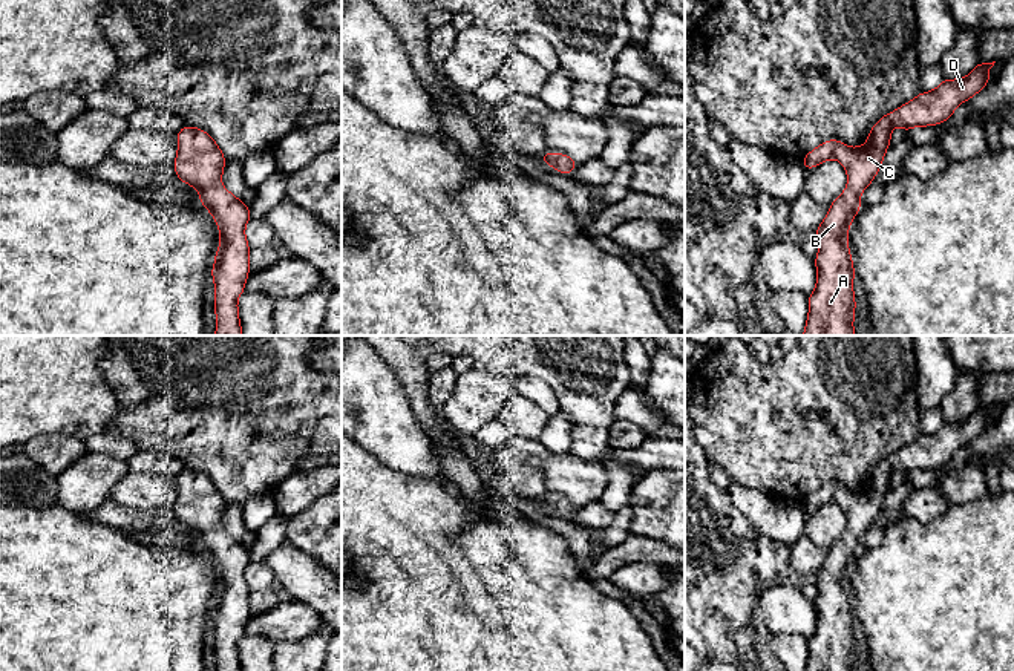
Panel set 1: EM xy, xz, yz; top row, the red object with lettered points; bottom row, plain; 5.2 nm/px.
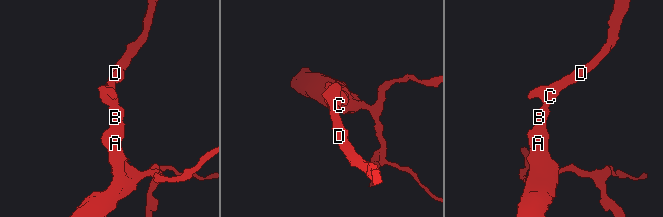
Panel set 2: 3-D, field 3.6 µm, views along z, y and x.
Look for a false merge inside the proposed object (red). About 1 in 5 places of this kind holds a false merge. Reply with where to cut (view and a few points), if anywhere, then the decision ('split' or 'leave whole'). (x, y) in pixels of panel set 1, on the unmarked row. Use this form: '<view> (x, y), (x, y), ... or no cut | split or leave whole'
no cut | leave whole

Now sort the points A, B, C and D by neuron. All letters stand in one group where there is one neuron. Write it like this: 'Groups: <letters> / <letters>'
Groups: A B C D

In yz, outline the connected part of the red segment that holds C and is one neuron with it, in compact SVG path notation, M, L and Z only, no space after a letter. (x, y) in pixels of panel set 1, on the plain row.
M977 406L965 421L944 421L936 432L921 435L911 444L885 457L872 469L870 478L861 490L849 490L839 483L829 483L803 501L801 507L806 513L815 512L827 502L838 502L847 515L847 532L832 545L824 564L813 578L819 590L815 599L818 622L813 636L807 639L809 659L806 662L806 671L853 671L856 643L853 636L855 611L847 585L849 570L861 552L859 538L873 525L873 521L882 512L882 501L890 490L891 472L899 469L908 476L916 469L930 470L951 463L954 452L960 446L970 444L977 435L985 432L989 426L989 412L994 406Z

